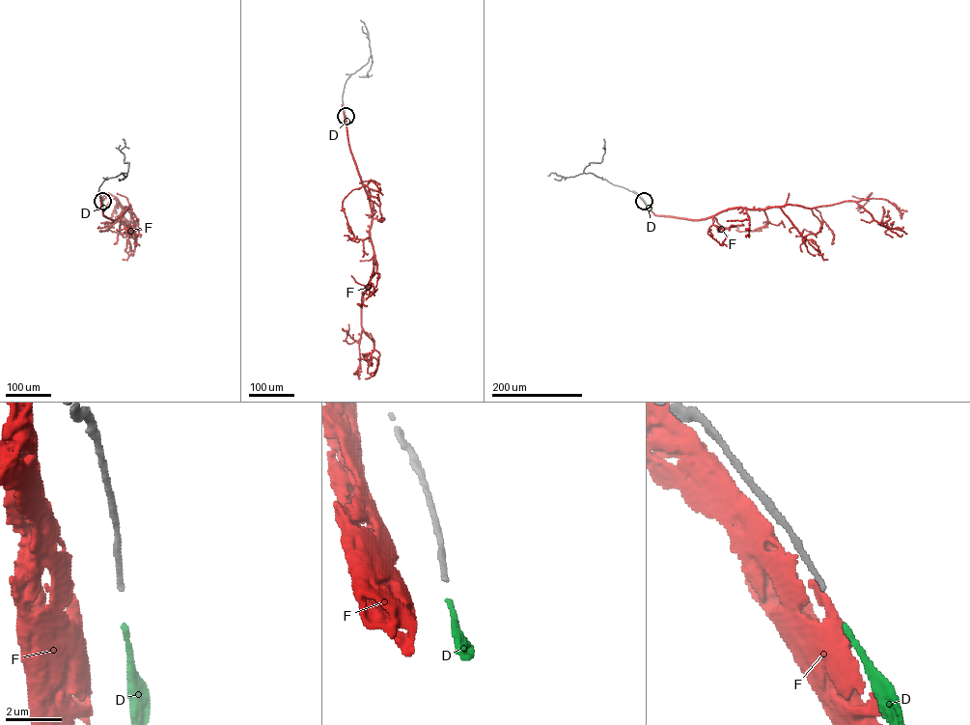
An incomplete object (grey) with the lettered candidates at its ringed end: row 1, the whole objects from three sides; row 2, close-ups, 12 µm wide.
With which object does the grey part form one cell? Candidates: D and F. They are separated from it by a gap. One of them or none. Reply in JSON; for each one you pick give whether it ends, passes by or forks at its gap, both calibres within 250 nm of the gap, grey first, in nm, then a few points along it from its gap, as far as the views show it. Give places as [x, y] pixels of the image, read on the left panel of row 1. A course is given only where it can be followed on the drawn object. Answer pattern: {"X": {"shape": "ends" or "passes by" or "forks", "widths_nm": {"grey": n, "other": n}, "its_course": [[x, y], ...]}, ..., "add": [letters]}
{"D": {"shape": "ends", "widths_nm": {"grey": 160, "other": 160}}, "add": ["D"]}

